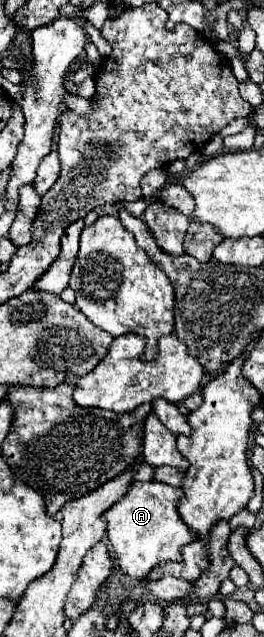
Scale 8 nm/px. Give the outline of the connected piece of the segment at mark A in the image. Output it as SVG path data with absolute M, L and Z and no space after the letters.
M154 480L134 482L128 494L104 512L108 546L112 546L118 568L126 576L144 580L156 564L162 564L166 560L182 562L180 548L190 544L194 536L190 534L190 530L186 530L186 526L182 526L182 520L178 518L176 504L180 498L180 488L172 488Z

